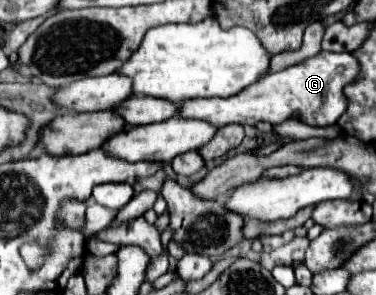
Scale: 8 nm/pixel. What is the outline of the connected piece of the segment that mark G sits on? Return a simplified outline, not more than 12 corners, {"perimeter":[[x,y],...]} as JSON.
{"perimeter":[[320,52],[230,98],[188,100],[216,126],[332,126],[360,62]]}

